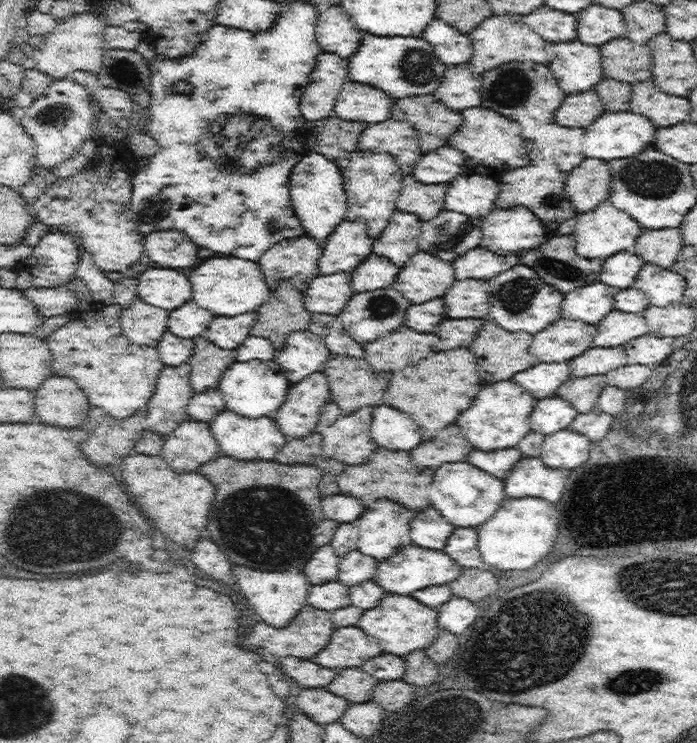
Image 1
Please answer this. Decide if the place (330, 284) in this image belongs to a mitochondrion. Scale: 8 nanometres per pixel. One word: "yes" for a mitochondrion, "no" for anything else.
no

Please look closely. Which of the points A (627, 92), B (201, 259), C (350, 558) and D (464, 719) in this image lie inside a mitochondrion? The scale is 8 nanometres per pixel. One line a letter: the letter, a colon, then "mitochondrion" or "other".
A: other
B: other
C: other
D: mitochondrion

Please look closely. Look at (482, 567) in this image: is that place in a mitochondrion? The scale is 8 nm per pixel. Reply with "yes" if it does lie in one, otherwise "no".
no

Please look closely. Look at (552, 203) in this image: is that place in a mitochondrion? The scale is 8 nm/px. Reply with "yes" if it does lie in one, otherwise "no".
yes

